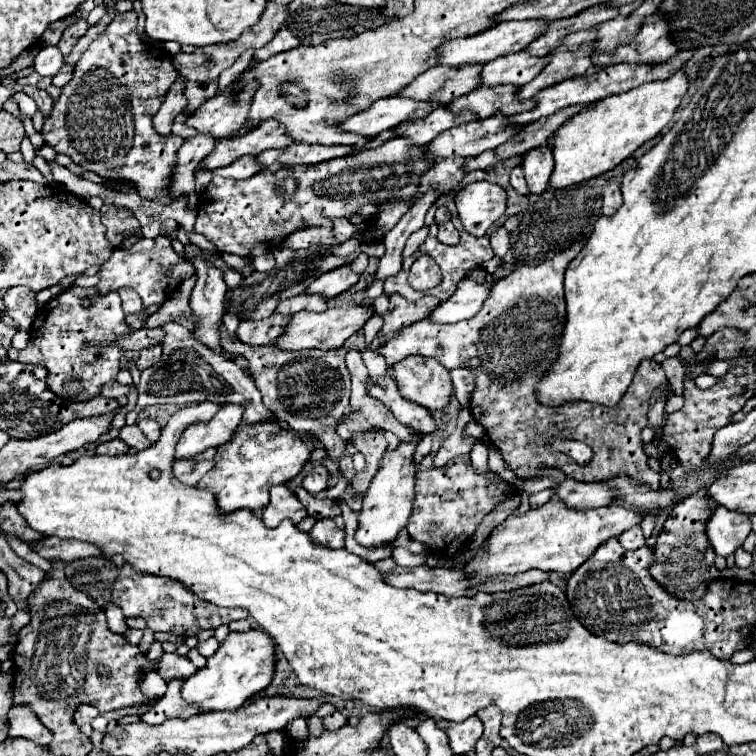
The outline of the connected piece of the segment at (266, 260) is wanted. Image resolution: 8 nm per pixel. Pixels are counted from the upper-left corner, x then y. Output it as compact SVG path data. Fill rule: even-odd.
M264 254L264 256L260 256L260 258L254 258L252 262L254 262L254 268L256 268L258 272L268 272L268 270L274 268L274 256L272 256L272 254Z

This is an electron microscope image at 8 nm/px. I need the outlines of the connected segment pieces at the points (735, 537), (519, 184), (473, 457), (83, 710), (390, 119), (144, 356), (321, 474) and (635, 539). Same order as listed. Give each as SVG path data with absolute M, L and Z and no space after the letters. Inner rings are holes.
M718 506L706 520L706 538L716 556L728 556L742 546L750 534L750 528L750 520L744 514L736 514L732 510L724 510L724 506Z
M522 166L514 168L510 172L510 184L512 188L518 192L518 194L528 194L528 188L526 188L526 180L524 180L524 172L522 172Z
M476 444L474 446L474 450L472 450L472 454L470 454L470 462L472 462L472 468L476 470L476 472L482 472L482 474L486 474L486 472L490 472L490 468L488 468L488 448L486 448L486 444Z
M81 704L80 708L77 708L74 713L73 720L79 727L82 727L83 725L91 724L99 714L100 713L95 706L90 704Z
M380 98L370 104L370 108L350 116L344 122L338 122L336 128L342 132L352 132L360 136L378 136L384 130L396 128L404 122L414 110L426 108L422 102L412 102L410 98Z
M156 344L156 346L150 346L150 348L144 348L142 352L140 352L140 356L138 356L138 368L140 370L144 370L144 368L148 368L148 366L152 366L152 364L156 364L158 360L160 360L160 356L162 356L162 344Z
M318 464L304 476L302 488L306 488L310 494L318 494L320 490L326 488L326 480L328 480L328 470L322 464Z
M632 526L632 528L626 530L624 534L620 534L618 540L620 540L620 544L622 544L626 550L636 550L636 548L642 548L642 546L646 544L640 526Z

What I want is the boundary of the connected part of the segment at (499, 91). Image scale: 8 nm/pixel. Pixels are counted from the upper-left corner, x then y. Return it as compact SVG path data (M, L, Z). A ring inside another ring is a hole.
M494 86L494 88L476 88L470 94L460 96L458 100L454 100L452 104L448 104L446 108L454 114L460 112L474 112L478 116L478 120L484 120L488 116L494 114L502 114L502 116L510 116L516 112L524 112L528 108L532 108L532 102L516 102L516 92L518 88L512 86Z

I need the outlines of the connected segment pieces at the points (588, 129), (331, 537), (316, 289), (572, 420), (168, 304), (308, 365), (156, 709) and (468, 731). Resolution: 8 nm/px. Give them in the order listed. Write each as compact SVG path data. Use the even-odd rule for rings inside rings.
M680 68L666 80L640 84L638 88L600 98L594 104L582 108L574 118L564 122L554 132L554 172L550 186L566 188L570 184L596 178L618 166L636 148L656 138L672 120L682 96L688 90L688 84L688 74Z
M324 518L324 520L318 520L314 524L314 528L310 530L312 538L316 542L320 542L322 546L328 546L328 548L344 548L344 538L346 538L346 532L340 530L336 524L332 524L330 518Z
M336 268L330 272L324 272L320 278L316 278L308 288L306 294L320 294L326 298L334 298L340 292L346 292L350 286L358 282L358 274L350 272L348 268Z
M584 242L572 244L570 248L562 250L554 258L544 260L542 264L516 268L512 274L504 276L492 286L490 296L484 300L480 312L468 320L462 320L458 324L448 324L448 326L432 326L430 322L424 322L424 320L410 324L396 338L388 340L382 346L382 356L386 358L388 368L412 354L434 358L444 368L458 368L458 366L468 368L476 376L476 388L470 398L470 412L474 420L480 426L484 426L488 442L502 452L502 458L510 464L510 470L518 478L532 476L536 468L544 464L544 466L564 470L566 476L576 478L578 482L600 482L604 478L610 478L612 474L626 472L626 474L632 474L632 478L640 478L640 482L648 482L648 486L660 486L660 474L650 470L650 466L646 464L648 456L642 450L642 438L640 438L640 430L648 424L646 412L650 408L652 394L656 390L666 390L668 394L672 392L672 386L658 362L654 360L640 362L632 384L628 386L626 394L620 398L616 406L598 406L590 402L566 402L566 404L550 408L550 406L544 406L536 396L536 384L540 382L540 378L544 378L544 372L552 368L552 364L558 360L558 354L560 354L560 344L562 344L562 334L564 334L564 324L566 324L566 300L564 300L564 290L562 290L564 270L568 262L582 248L584 248ZM552 436L574 438L574 440L586 442L594 452L592 460L588 464L576 464L568 460L564 462L564 454L542 448L542 444Z
M194 274L189 280L184 280L184 284L176 292L172 292L172 296L162 304L162 308L144 320L144 328L156 328L164 322L180 322L182 326L188 326L192 330L192 311L189 306L189 297L196 279L197 276Z
M222 326L222 330L224 330L224 338L222 338L222 346L224 346L224 350L228 352L228 354L244 354L244 358L248 358L248 370L252 370L252 378L254 378L254 382L256 382L256 386L258 386L258 390L262 392L262 398L264 398L264 406L268 406L268 410L272 410L272 414L280 420L280 422L286 422L288 424L288 428L290 430L302 430L302 432L310 432L312 436L316 436L322 444L324 444L324 448L328 450L328 456L338 464L340 462L340 458L342 458L342 454L344 454L344 450L346 450L346 446L348 446L348 442L346 440L342 440L338 434L336 434L336 424L338 424L338 420L348 412L348 398L350 398L350 374L348 374L348 368L346 368L346 364L344 364L344 356L346 356L346 350L344 348L338 348L338 350L328 350L328 352L324 352L324 350L300 350L300 352L286 352L286 350L278 350L278 348L274 348L274 346L244 346L244 342L240 342L240 340L232 340L228 334L226 334L226 328Z
M170 680L168 690L158 702L152 706L146 714L140 716L140 720L150 725L160 725L168 718L188 718L192 716L192 710L180 702L180 688L184 680Z
M472 716L464 722L446 722L444 732L454 754L468 754L470 750L474 750L478 738L482 736L482 722L478 716Z

